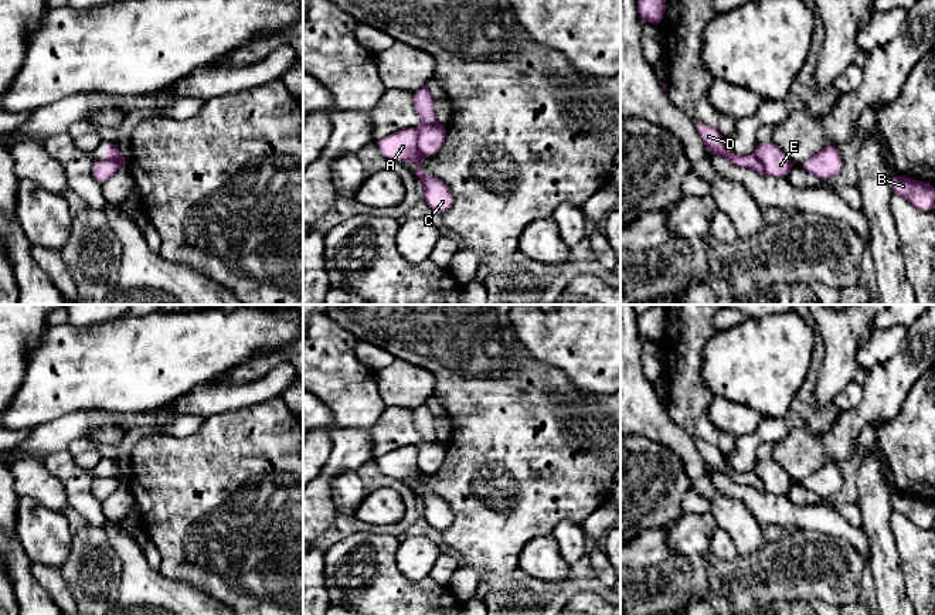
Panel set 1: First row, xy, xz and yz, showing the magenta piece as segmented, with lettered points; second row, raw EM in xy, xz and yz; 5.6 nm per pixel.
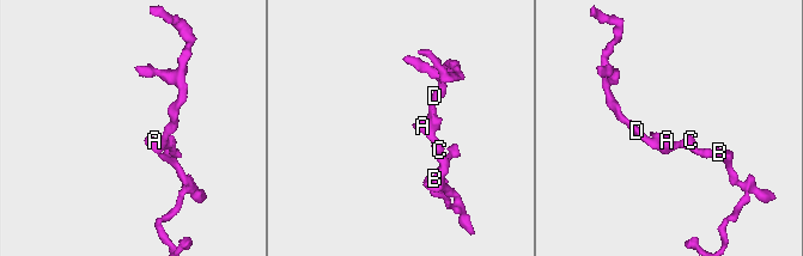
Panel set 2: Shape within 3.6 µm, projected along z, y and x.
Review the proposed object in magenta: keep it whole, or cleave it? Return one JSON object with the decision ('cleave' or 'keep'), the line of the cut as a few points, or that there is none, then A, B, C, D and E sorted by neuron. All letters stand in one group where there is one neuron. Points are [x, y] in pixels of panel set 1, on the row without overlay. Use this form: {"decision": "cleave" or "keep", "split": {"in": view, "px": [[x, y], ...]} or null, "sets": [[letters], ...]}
{"decision": "cleave", "split": {"in": "xz", "px": [[418, 447], [417, 466], [422, 472]]}, "sets": [["A", "B", "C", "D"], ["E"]]}

